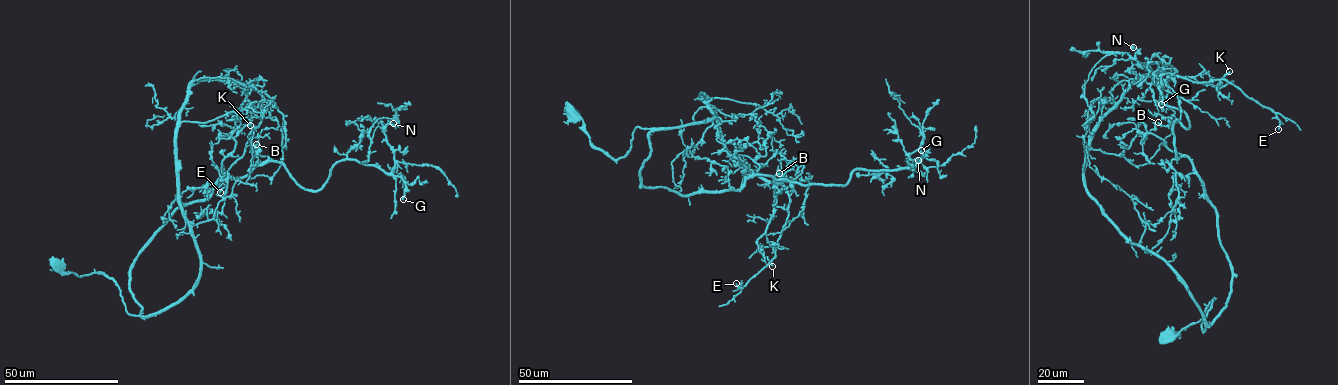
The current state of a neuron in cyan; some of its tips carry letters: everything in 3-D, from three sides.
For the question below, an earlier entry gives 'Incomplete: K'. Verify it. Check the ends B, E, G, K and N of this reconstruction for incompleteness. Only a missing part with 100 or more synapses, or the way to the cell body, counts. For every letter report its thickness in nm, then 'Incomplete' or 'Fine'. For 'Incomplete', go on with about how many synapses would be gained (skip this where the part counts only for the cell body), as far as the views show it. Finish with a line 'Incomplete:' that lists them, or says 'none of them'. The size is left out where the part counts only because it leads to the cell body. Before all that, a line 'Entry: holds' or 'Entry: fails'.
Entry: fails
B: Thickness 260 nm. Fine
E: Thickness 200 nm. Fine
G: Thickness 360 nm. Incomplete. Roughly 120 synapses
K: Thickness 280 nm. Fine
N: Thickness 500 nm. Fine
Incomplete: G

